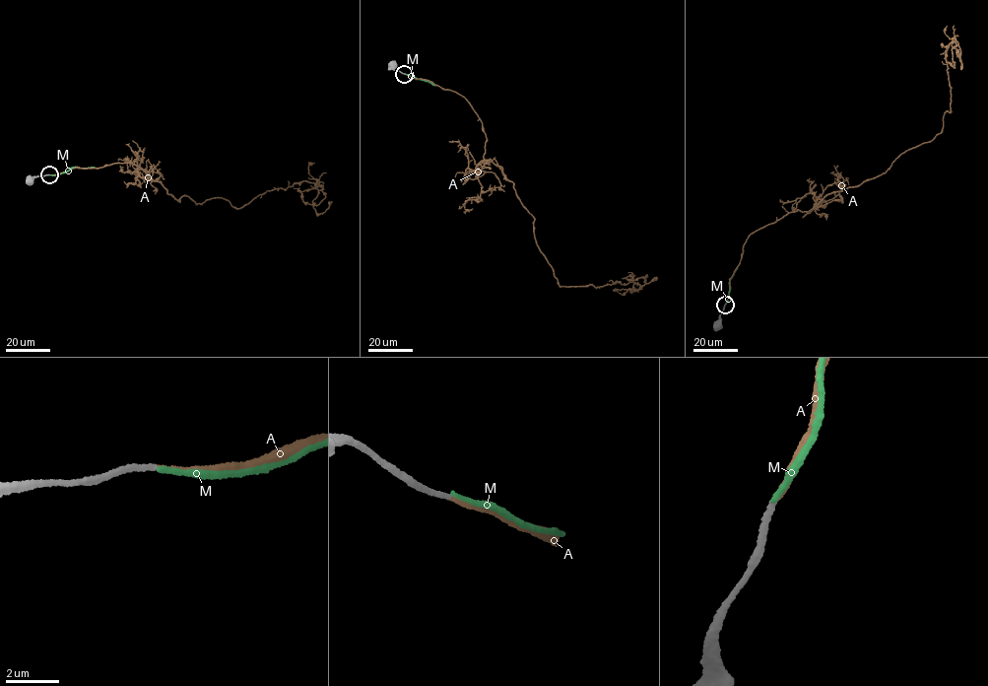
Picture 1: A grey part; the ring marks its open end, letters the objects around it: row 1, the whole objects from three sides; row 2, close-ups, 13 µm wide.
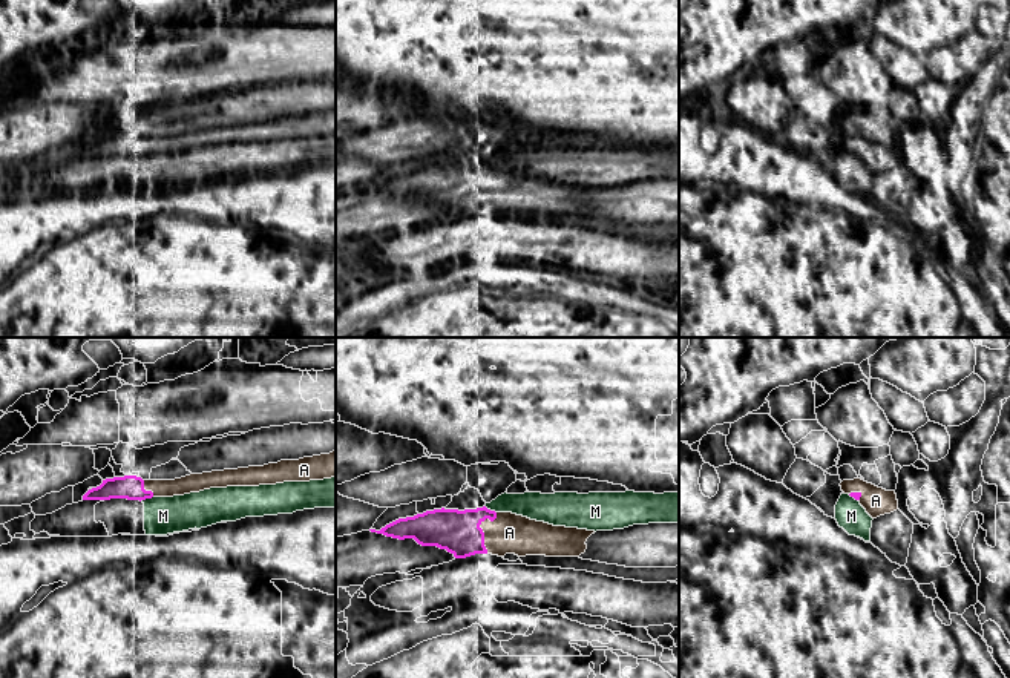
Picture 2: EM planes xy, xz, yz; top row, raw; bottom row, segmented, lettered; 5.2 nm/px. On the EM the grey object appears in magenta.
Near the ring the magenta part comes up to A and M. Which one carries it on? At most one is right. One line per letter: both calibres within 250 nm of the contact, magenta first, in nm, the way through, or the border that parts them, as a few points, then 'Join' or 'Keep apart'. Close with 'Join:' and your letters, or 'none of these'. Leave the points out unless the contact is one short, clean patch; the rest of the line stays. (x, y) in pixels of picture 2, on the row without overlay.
A: Thickness 220 nm (magenta) against 200 nm. Path across: xz (459, 189), (482, 186), (509, 189). Join
M: Thickness 130 nm (magenta) against 200 nm. Boundary: xy (152, 152), (140, 157). Keep apart
Join: A

